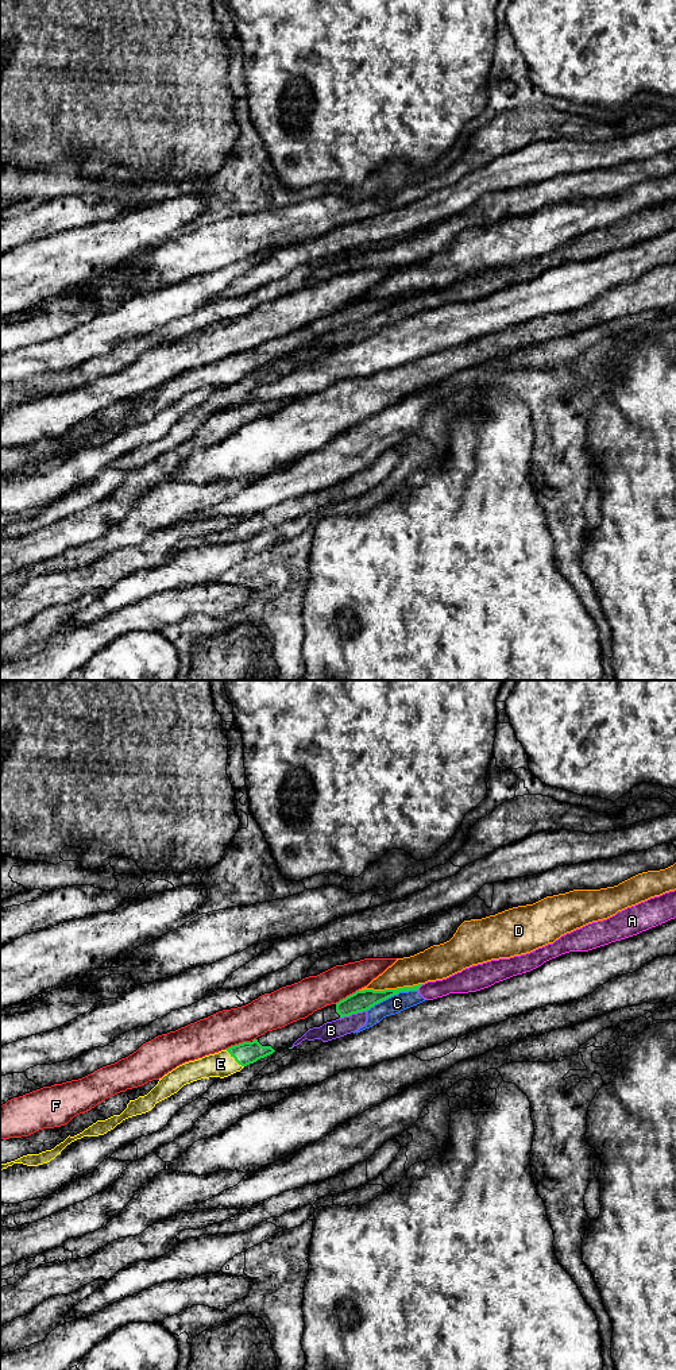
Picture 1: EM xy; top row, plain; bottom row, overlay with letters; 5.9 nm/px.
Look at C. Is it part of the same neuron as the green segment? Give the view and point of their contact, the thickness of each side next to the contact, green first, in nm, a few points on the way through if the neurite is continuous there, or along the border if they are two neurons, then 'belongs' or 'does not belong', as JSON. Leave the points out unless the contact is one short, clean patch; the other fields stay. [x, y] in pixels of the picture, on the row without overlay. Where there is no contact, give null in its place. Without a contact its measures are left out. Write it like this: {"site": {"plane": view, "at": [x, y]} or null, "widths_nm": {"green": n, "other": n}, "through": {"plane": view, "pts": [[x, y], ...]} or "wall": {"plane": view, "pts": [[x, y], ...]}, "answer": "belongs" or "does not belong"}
{"site": {"plane": "xy", "at": [391, 304]}, "widths_nm": {"green": 130, "other": 110}, "answer": "does not belong"}

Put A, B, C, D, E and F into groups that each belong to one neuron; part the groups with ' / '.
A B C / D / E / F

